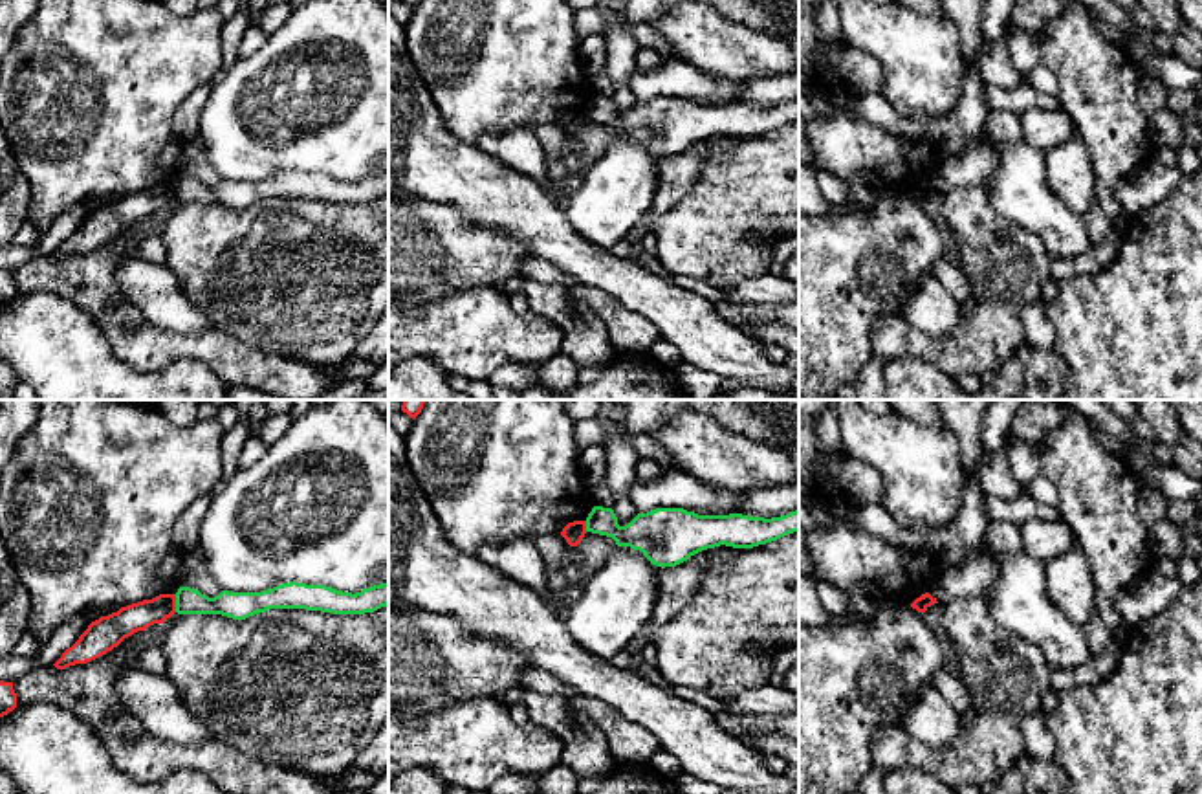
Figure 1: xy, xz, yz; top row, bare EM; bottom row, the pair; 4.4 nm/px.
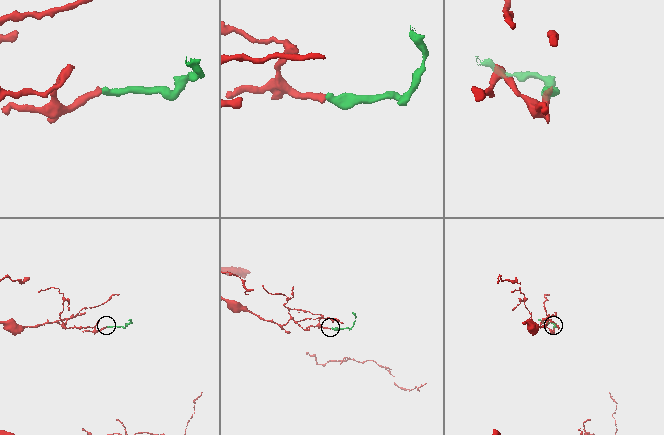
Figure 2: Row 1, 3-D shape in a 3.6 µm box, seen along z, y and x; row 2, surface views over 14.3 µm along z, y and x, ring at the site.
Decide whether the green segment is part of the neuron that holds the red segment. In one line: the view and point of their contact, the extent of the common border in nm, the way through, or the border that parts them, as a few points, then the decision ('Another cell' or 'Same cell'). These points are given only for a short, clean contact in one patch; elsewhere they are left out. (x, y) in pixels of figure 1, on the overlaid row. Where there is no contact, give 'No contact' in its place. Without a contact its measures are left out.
Touches red at xy (174, 604). Shared border 80 nm. Boundary: xy (174, 595), (176, 611). Another cell

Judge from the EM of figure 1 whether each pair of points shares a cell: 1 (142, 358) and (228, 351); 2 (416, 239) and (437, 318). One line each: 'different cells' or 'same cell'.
1: same cell
2: different cells

